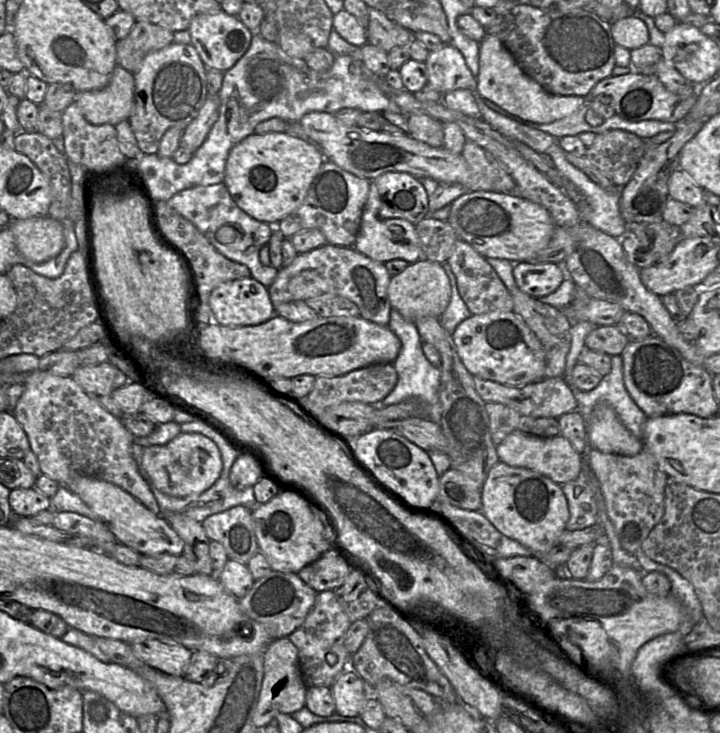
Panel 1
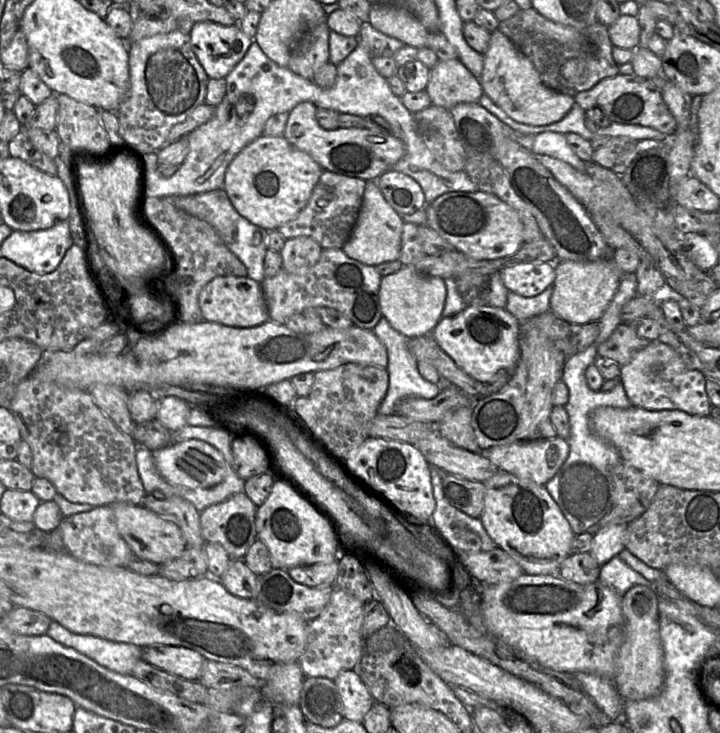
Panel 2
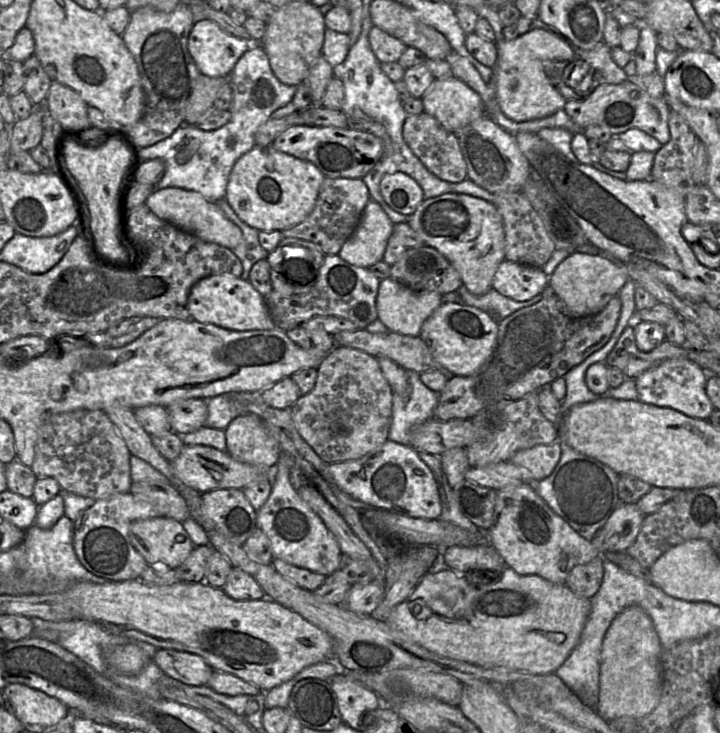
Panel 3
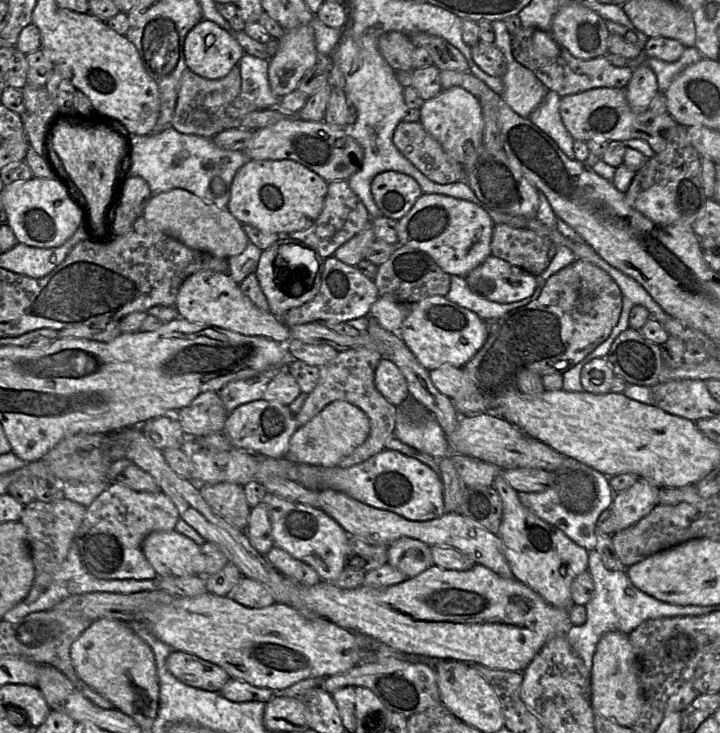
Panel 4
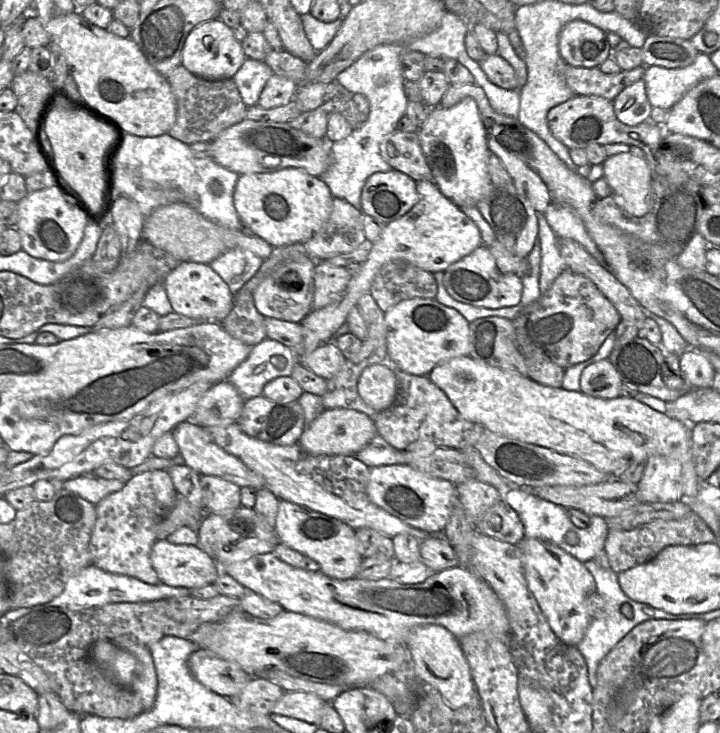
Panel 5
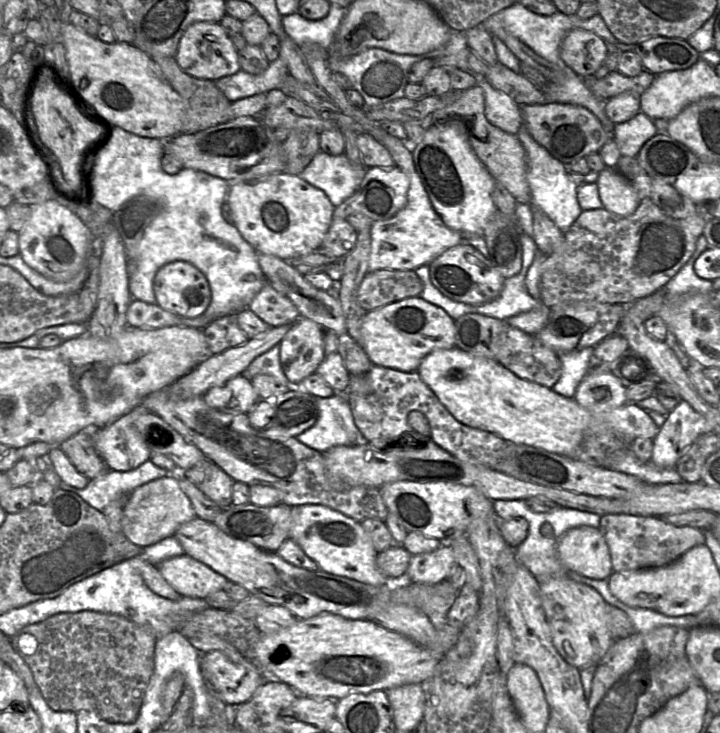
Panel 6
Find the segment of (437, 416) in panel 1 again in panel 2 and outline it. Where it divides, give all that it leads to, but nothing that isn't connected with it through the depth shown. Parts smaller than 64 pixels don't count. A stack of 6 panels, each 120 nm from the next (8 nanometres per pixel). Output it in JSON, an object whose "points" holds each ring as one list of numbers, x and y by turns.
{"points":[[384,316,372,331,386,347,388,355,388,366,386,369,389,374,389,388,385,398,378,408,380,414,394,414,398,402,405,397,432,399,444,389,446,382,445,379,441,379,438,384,434,384,421,376,418,370,418,361,408,347,410,338,395,330]]}

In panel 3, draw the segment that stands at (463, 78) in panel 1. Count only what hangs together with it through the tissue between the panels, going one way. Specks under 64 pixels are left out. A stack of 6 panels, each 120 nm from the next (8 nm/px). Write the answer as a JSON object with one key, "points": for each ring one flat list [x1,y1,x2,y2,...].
{"points":[[456,77,436,79,422,97,422,102,424,112,451,132,485,114,480,95]]}

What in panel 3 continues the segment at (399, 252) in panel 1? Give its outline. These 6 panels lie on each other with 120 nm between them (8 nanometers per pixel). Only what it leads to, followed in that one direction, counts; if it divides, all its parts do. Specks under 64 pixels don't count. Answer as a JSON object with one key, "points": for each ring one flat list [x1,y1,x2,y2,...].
{"points":[[369,199,358,226,343,244,338,255,350,264,369,268,383,260,393,228,394,223,382,207]]}

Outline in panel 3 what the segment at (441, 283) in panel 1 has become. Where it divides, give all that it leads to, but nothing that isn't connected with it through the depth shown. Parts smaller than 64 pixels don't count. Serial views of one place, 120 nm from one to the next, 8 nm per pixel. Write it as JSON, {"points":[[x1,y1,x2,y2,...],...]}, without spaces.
{"points":[[389,277,380,280,377,319,393,333,419,336,423,323,443,303,443,295,413,291]]}

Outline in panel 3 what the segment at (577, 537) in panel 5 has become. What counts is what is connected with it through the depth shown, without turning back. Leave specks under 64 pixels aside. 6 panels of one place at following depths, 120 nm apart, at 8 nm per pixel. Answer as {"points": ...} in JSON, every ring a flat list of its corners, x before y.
{"points":[[566,441,560,443,562,452,559,462,548,477,536,482,535,492,574,531,591,541,620,504,617,494,619,474,602,462,574,450]]}

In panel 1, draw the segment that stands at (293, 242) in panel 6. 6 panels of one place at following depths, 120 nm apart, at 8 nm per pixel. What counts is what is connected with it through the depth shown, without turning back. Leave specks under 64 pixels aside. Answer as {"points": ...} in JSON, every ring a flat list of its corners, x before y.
{"points":[[286,132,253,133,230,150,224,183,243,211,278,228,278,222,300,206,325,160,310,141]]}

